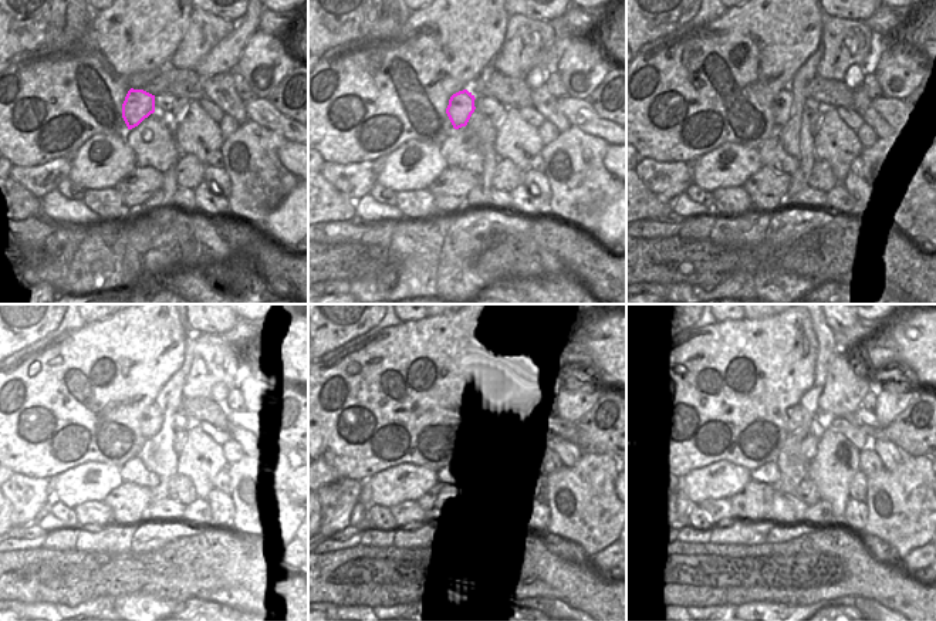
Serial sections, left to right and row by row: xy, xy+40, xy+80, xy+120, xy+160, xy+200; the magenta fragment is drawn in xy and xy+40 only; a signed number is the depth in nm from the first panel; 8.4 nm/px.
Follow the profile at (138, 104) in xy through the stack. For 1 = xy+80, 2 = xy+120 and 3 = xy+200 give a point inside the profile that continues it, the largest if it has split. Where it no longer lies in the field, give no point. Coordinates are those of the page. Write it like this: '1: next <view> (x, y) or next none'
1: next xy+80 (783, 101)
2: next xy+120 (151, 422)
3: next xy+200 (796, 414)

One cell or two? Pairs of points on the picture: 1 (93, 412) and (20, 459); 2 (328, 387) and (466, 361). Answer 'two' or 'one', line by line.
1: one
2: one

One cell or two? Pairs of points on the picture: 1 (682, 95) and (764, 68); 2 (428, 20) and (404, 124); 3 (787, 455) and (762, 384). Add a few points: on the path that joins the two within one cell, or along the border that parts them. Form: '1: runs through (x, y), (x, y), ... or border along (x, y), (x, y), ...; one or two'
1: runs through (702, 90), (715, 85), (732, 68), (744, 68); one
2: runs through (426, 46), (426, 63), (404, 85), (404, 98); one
3: border along (788, 434), (776, 462); two

